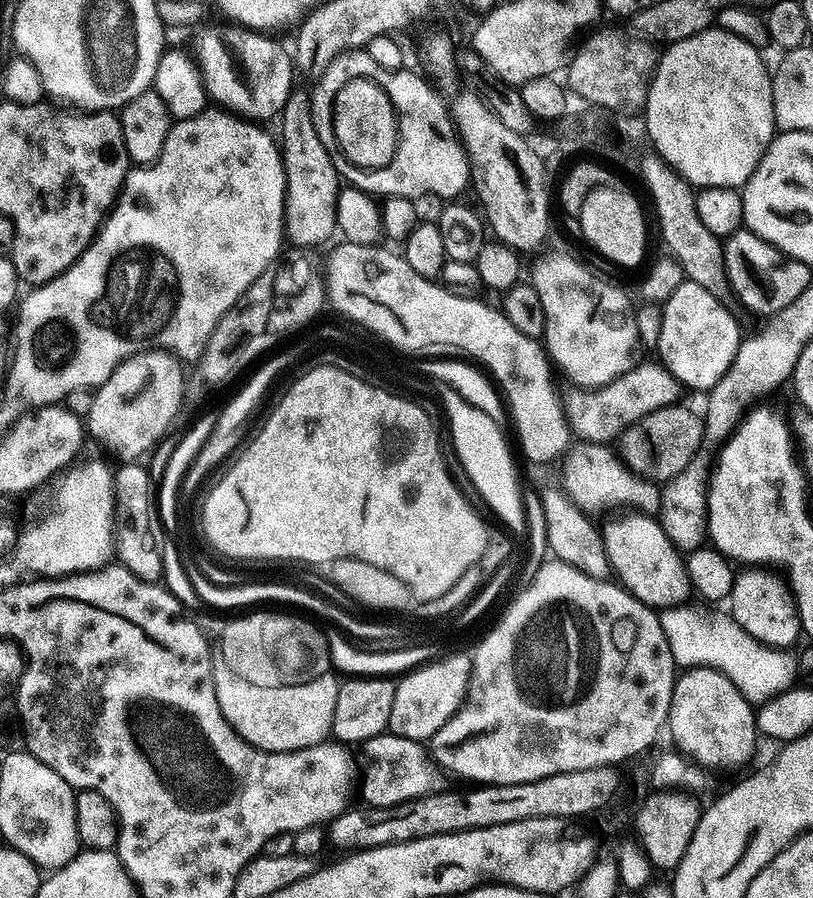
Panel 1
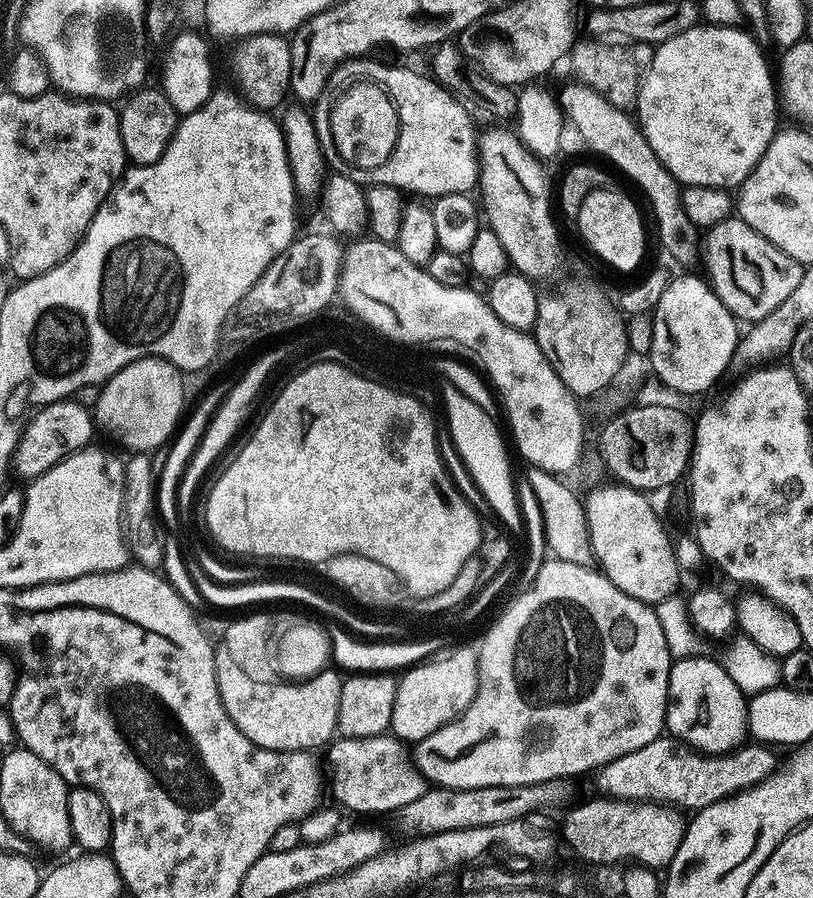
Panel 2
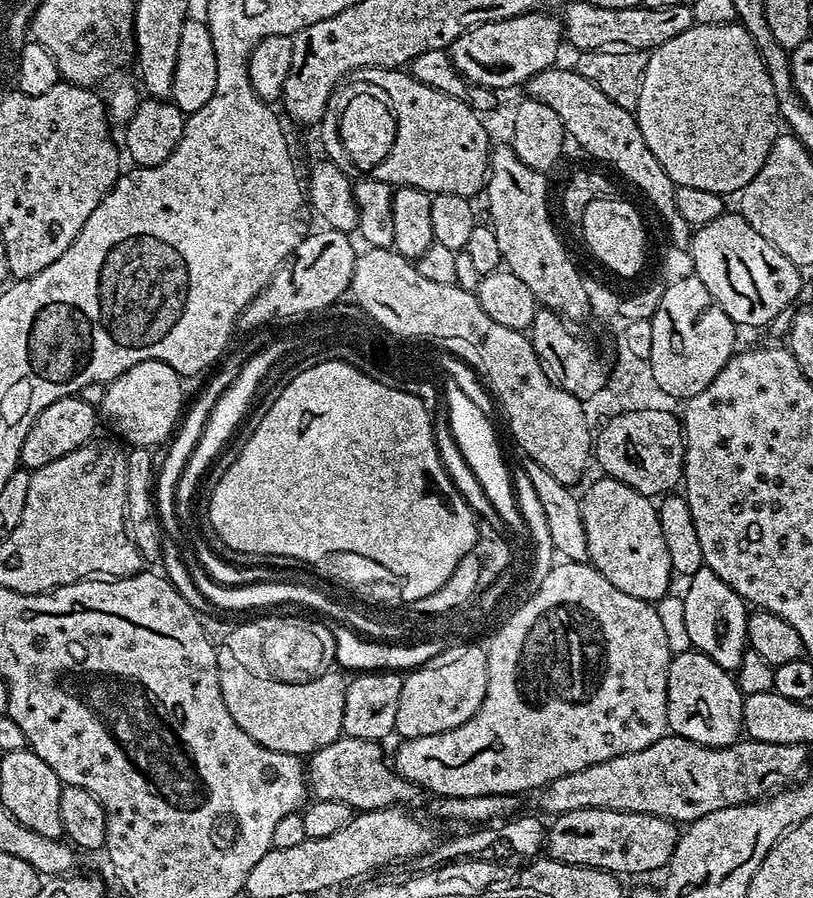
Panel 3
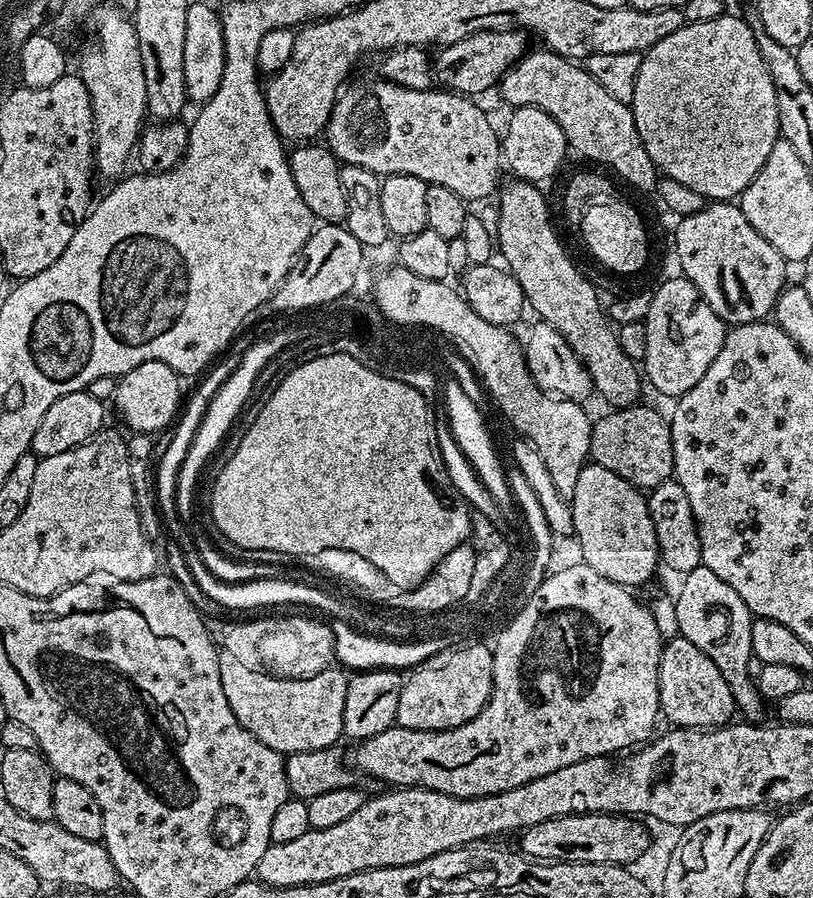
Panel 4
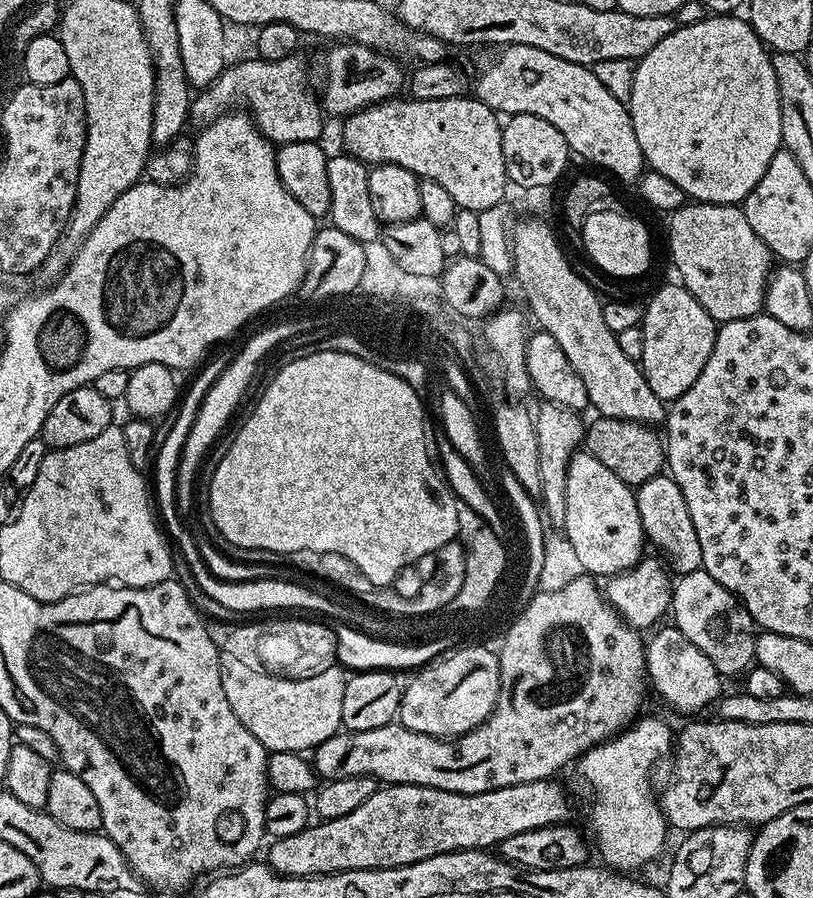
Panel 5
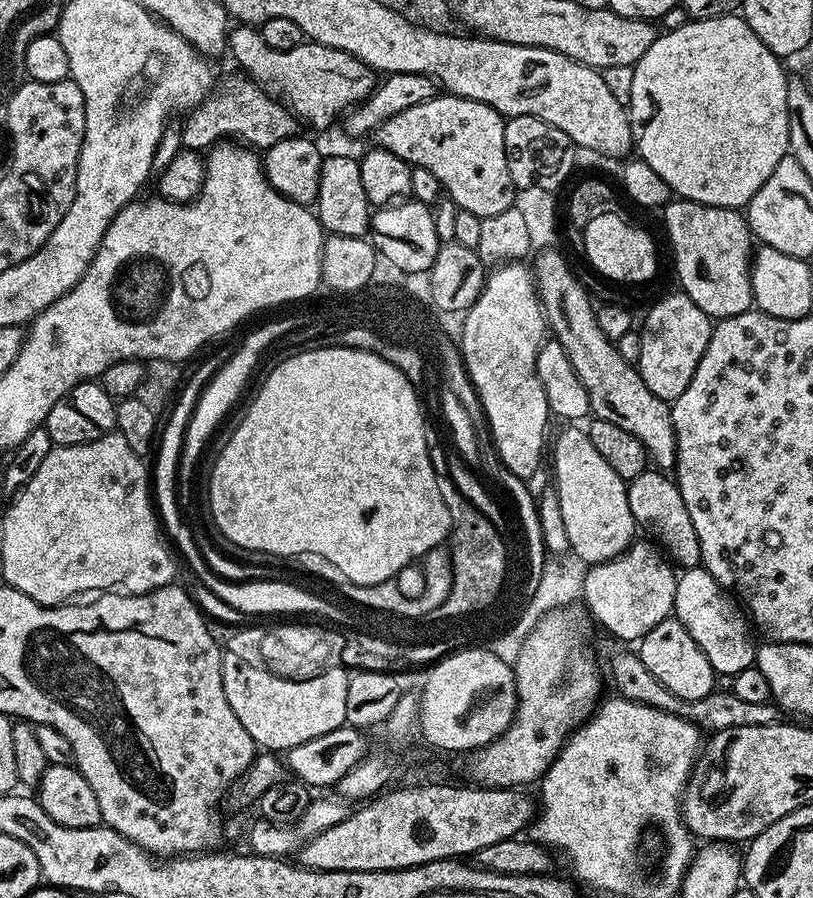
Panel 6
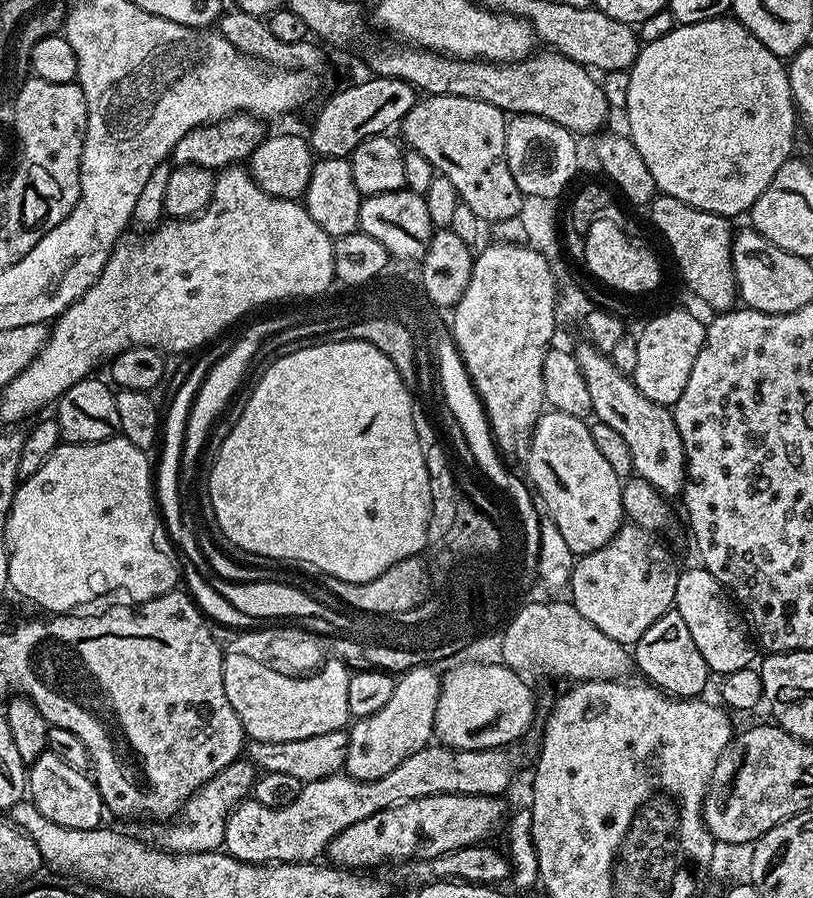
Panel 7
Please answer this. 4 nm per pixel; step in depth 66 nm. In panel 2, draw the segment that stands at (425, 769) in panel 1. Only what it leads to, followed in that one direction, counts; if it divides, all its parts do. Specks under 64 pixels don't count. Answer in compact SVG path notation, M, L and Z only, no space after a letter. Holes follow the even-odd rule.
M391 734L361 740L336 738L331 741L331 748L328 754L332 759L330 792L332 788L336 795L335 803L341 809L392 814L396 809L406 806L406 802L422 798L422 794L430 787L429 781L417 768L409 745Z

